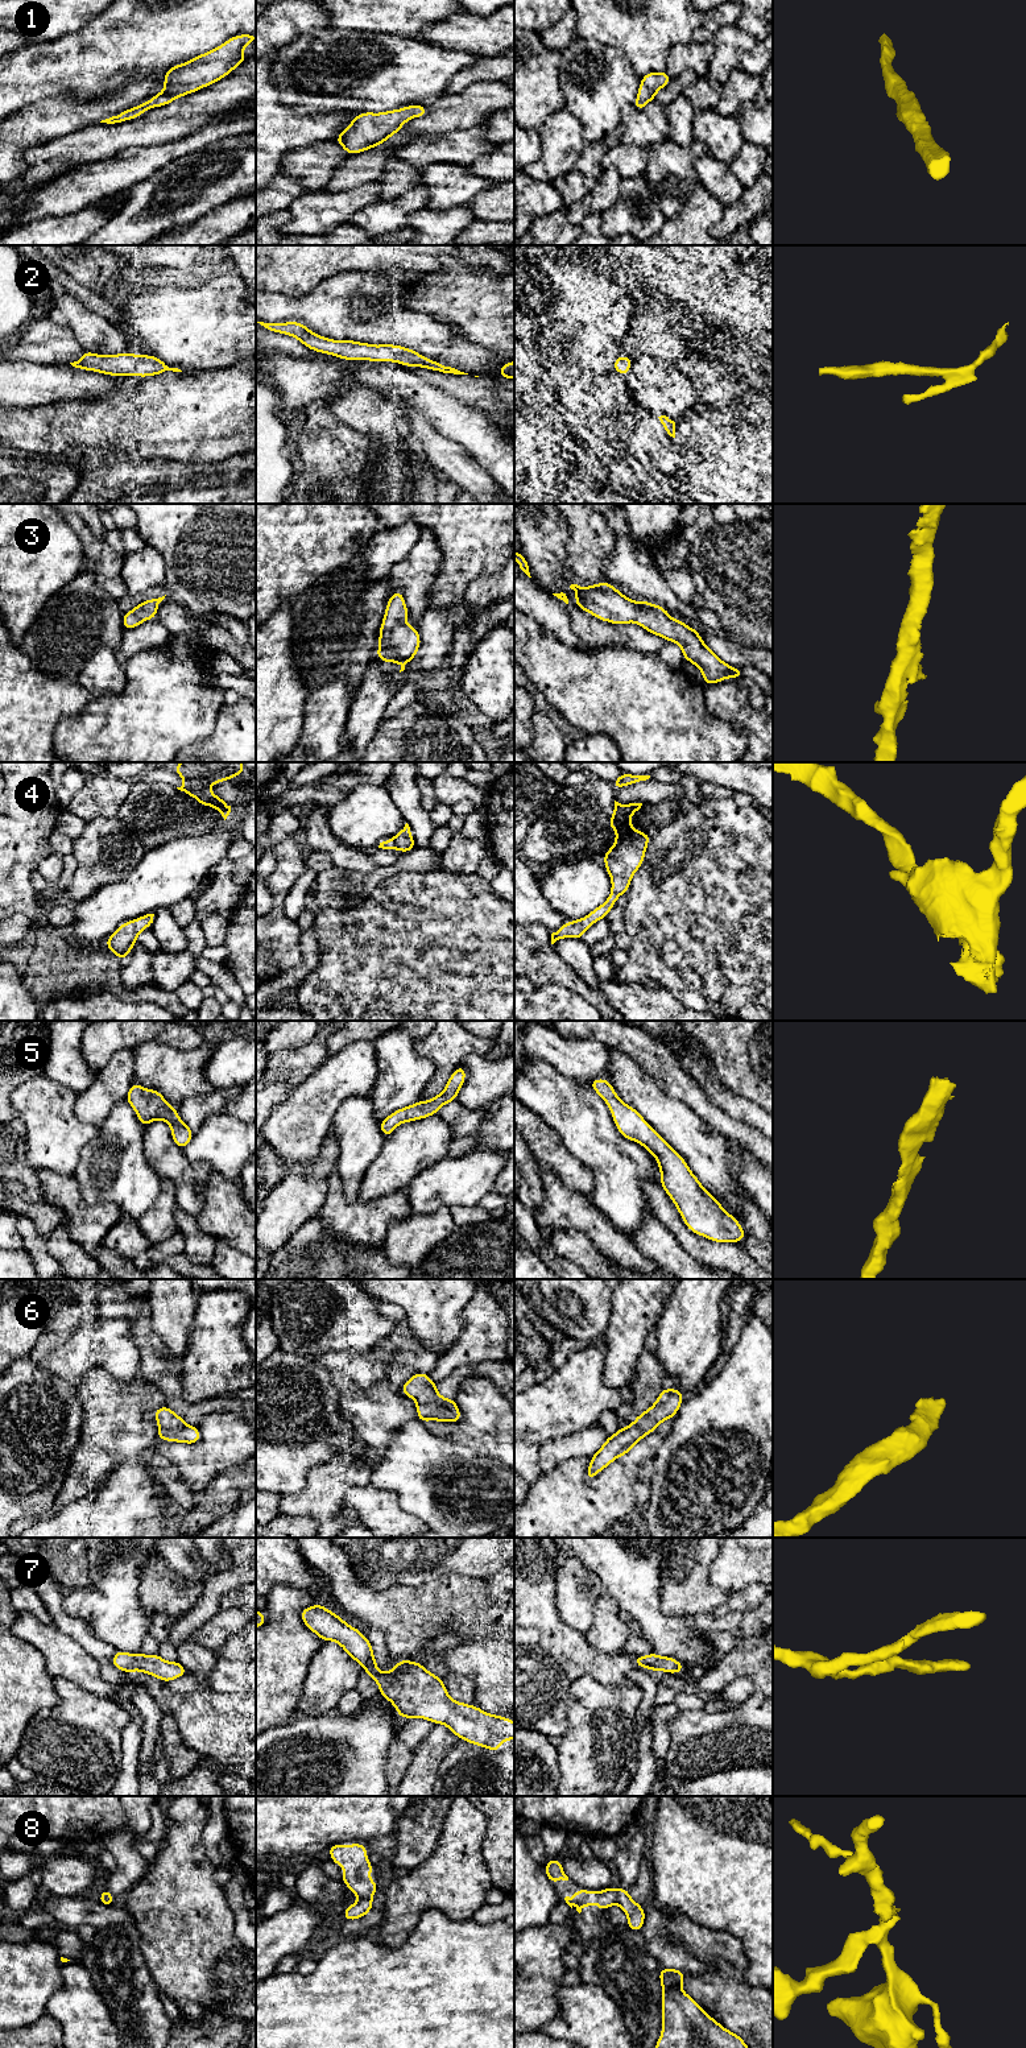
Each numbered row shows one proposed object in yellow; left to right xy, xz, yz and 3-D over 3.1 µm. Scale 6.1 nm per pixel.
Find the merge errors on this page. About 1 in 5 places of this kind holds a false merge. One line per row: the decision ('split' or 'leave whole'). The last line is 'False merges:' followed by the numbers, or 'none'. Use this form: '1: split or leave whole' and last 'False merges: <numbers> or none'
1: leave whole
2: leave whole
3: leave whole
4: leave whole
5: leave whole
6: leave whole
7: leave whole
8: split
False merges: 8

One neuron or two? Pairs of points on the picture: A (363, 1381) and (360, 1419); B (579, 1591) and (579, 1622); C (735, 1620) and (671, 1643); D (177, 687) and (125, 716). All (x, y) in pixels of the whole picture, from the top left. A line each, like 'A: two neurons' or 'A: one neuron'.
A: two neurons
B: one neuron
C: two neurons
D: one neuron

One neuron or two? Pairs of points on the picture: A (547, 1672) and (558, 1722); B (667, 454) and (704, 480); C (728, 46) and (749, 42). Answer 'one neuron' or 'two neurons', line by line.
A: one neuron
B: two neurons
C: one neuron

